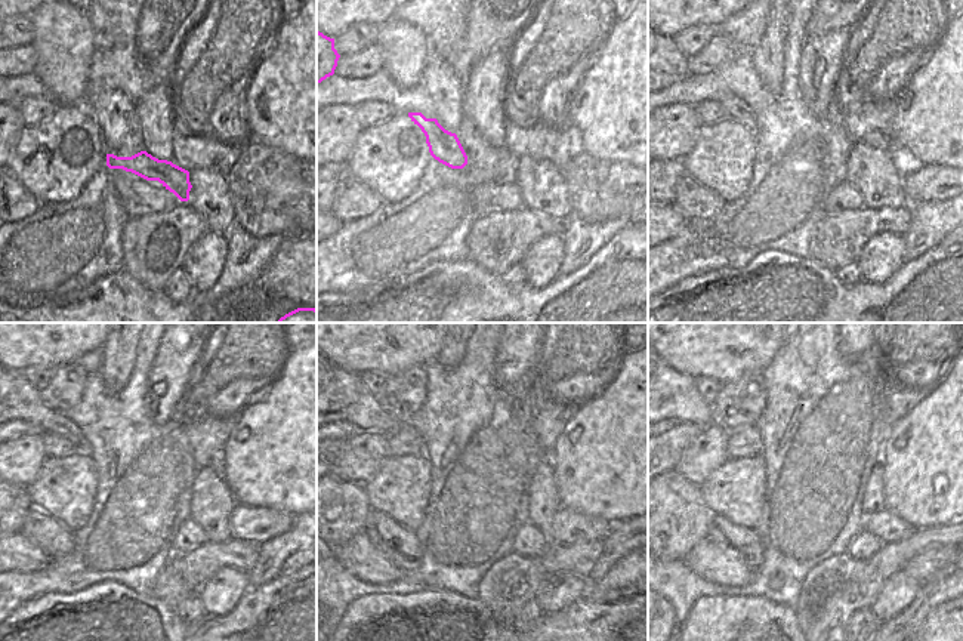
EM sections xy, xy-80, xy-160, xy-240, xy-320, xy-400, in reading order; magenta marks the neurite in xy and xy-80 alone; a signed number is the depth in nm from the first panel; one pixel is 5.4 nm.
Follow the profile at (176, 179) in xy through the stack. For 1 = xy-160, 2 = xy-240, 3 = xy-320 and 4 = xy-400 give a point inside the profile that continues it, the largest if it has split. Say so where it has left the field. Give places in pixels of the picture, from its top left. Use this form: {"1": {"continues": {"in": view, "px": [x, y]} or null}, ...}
{"1": {"continues": {"in": "xy-160", "px": [735, 108]}}, "2": {"continues": {"in": "xy-240", "px": [15, 398]}}, "3": {"continues": {"in": "xy-320", "px": [346, 398]}}, "4": {"continues": {"in": "xy-400", "px": [678, 400]}}}

